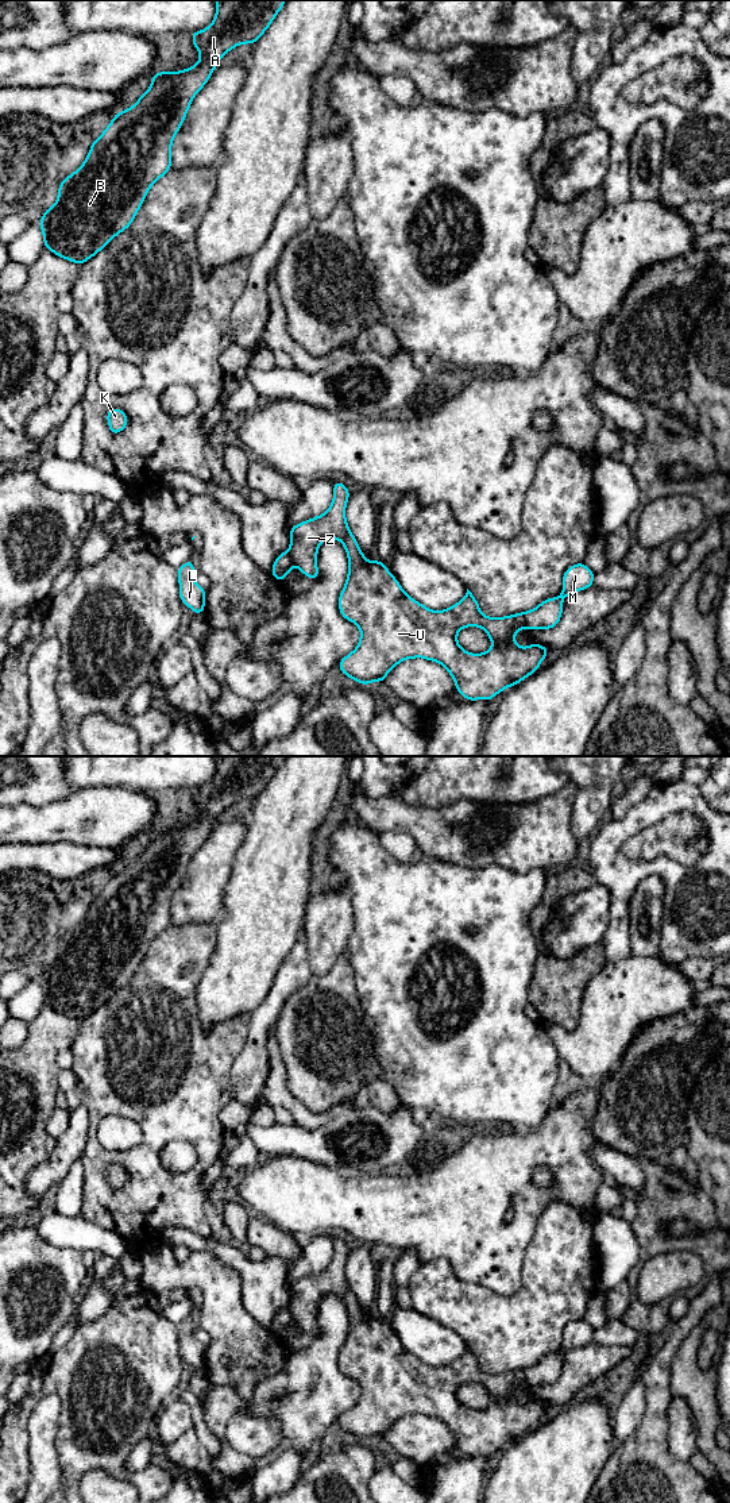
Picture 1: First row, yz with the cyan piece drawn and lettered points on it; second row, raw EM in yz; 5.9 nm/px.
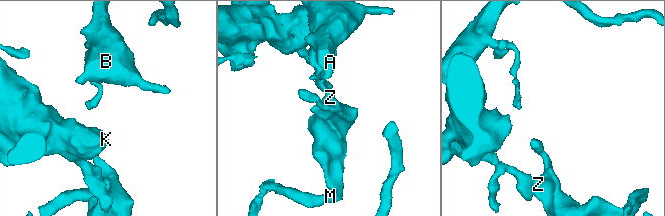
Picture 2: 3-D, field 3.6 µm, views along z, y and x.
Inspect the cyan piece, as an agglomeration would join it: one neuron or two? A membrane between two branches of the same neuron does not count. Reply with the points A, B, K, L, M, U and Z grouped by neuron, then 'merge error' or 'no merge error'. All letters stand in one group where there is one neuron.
A B M U Z / K L; merge error

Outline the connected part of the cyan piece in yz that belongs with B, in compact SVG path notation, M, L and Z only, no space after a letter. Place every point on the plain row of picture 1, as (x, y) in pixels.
M216 756L216 772L204 786L192 789L193 802L200 817L181 828L158 828L151 833L151 843L138 858L117 868L104 889L90 899L84 920L67 932L58 943L58 955L39 976L45 1005L78 1022L94 1013L100 1006L134 978L152 940L171 926L171 901L178 890L194 852L210 835L219 817L239 801L256 799L270 783L286 756Z

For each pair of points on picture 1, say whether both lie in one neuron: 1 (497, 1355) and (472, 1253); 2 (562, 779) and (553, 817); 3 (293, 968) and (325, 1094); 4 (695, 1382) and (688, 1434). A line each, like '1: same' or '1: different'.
1: different
2: different
3: different
4: different

